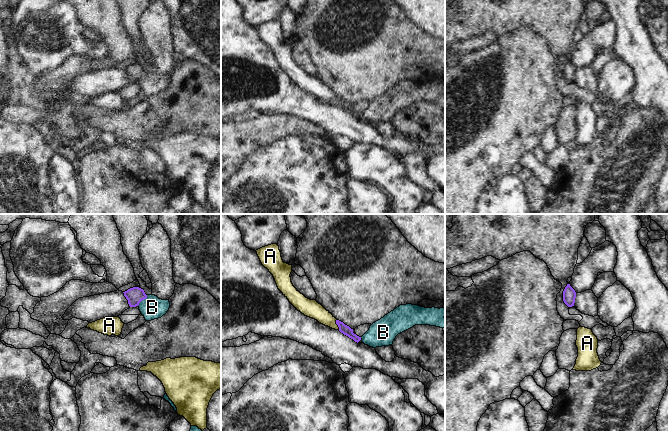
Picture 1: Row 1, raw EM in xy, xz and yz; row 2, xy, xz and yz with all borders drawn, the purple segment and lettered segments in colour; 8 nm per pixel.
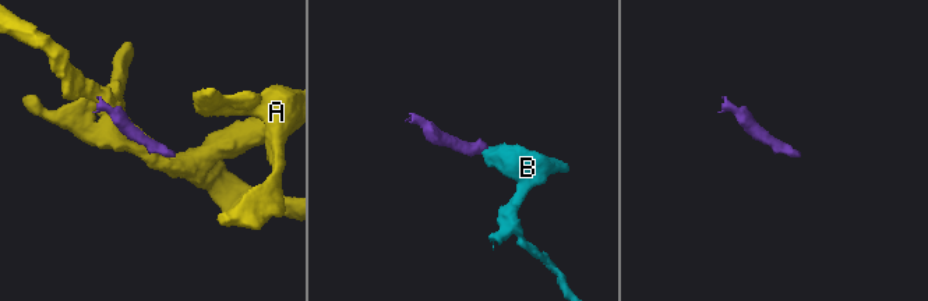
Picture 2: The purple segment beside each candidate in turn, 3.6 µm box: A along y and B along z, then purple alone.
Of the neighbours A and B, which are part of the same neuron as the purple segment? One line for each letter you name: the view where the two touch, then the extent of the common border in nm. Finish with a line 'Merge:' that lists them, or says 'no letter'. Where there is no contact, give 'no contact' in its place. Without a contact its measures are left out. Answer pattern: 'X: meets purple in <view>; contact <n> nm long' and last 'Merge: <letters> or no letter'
B: meets purple in xy; contact 120 nm long
Merge: B

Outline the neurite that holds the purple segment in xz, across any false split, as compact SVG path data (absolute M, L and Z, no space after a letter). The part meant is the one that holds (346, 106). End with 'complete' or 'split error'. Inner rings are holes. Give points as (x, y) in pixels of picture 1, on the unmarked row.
M336 96L336 100L339 103L339 107L343 109L344 111L348 112L349 114L353 115L355 118L359 118L361 116L361 113L357 112L353 109L353 105L351 105L349 102L345 101L343 98Z; complete

